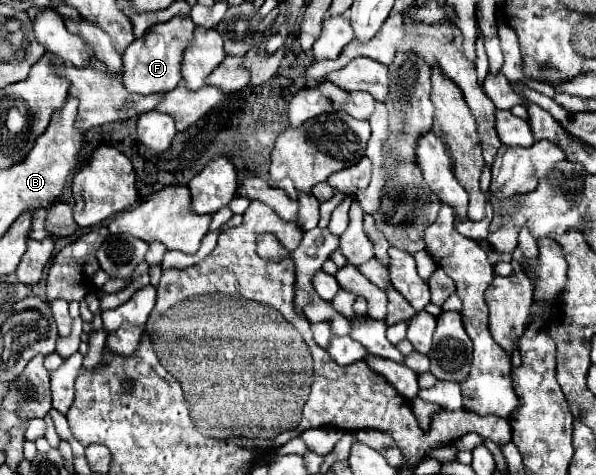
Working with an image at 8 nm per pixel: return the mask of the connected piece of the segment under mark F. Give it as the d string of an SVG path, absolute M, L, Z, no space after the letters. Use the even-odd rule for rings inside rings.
M173 17L167 23L151 27L143 37L135 39L123 53L123 85L131 93L151 95L167 93L179 85L181 77L181 59L193 37L193 21L189 17Z

